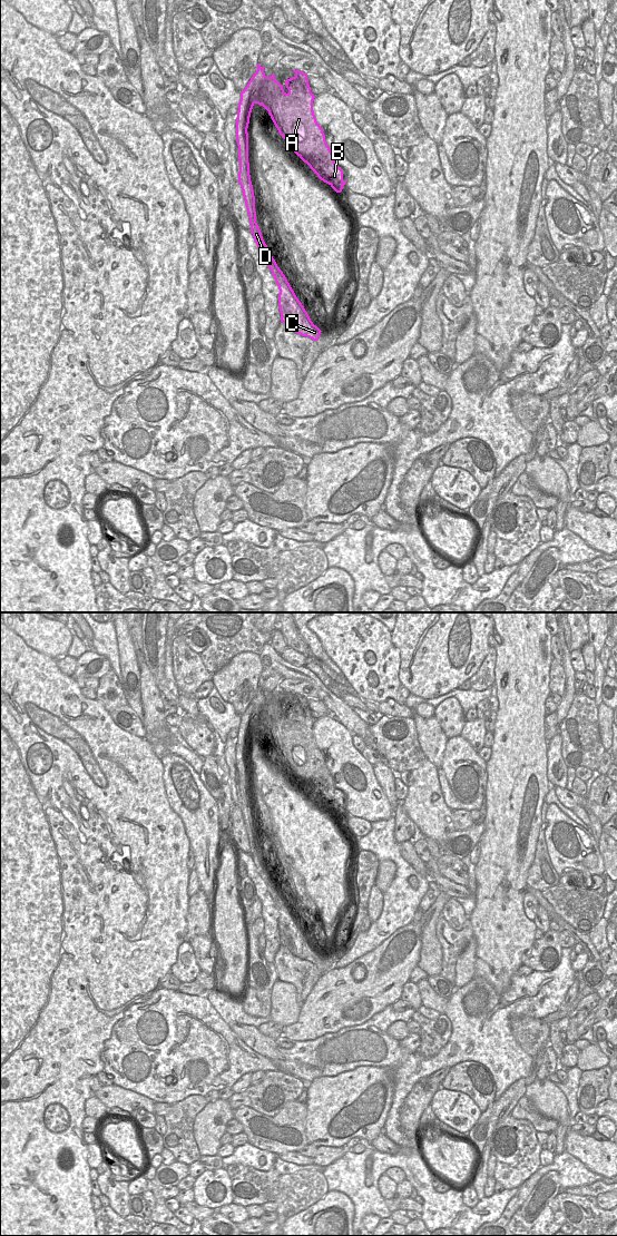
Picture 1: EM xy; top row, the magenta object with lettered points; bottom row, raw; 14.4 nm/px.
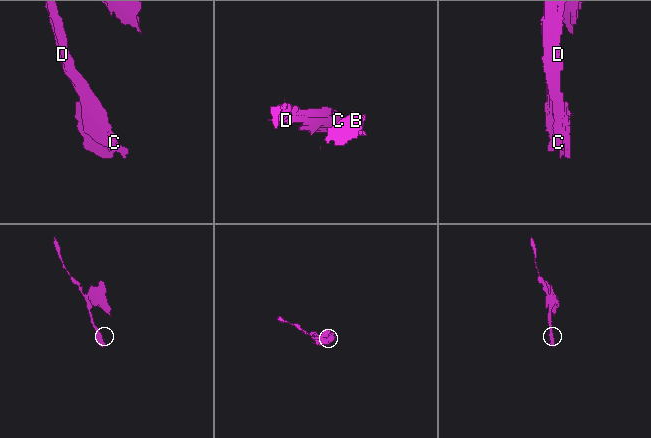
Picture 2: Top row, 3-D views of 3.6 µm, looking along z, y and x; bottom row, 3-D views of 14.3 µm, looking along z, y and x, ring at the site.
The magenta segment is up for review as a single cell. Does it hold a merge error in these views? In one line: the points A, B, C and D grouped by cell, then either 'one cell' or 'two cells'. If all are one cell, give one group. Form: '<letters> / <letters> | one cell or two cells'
A B / C D | two cells

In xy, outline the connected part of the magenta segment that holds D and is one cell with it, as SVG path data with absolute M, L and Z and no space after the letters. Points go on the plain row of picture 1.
M236 747L236 761L238 759L241 762L236 764L238 769L239 783L239 795L237 805L239 806L243 814L243 820L251 847L251 856L253 857L257 872L265 882L267 890L271 893L272 899L274 900L274 903L280 913L278 930L281 936L281 945L287 948L295 957L302 960L310 961L313 964L317 964L322 954L313 948L304 930L296 921L285 899L277 890L270 875L270 872L265 867L261 853L256 846L255 820L249 798L248 763L243 762L244 756L238 756L238 747Z

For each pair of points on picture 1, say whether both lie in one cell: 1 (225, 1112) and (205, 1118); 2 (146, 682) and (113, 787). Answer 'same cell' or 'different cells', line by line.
1: same cell
2: different cells

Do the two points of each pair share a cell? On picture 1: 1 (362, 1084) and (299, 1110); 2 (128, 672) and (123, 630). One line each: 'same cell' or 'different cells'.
1: different cells
2: same cell

